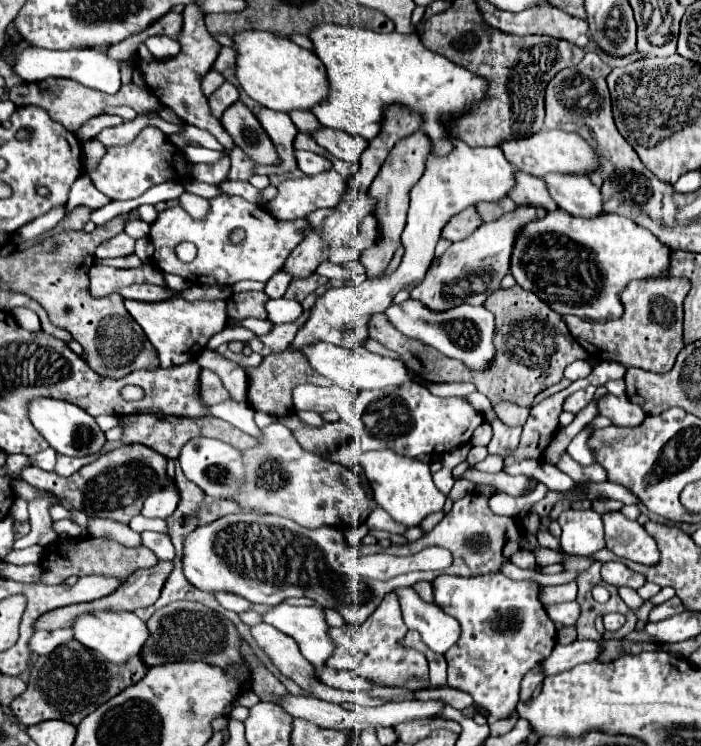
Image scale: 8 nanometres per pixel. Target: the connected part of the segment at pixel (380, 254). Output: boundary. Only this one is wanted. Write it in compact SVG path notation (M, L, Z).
M416 132L410 134L408 138L402 138L400 142L396 142L396 146L392 148L392 154L388 154L388 158L384 160L384 164L380 166L380 172L376 174L374 182L372 182L372 196L378 200L378 208L376 208L376 218L380 218L380 242L368 250L362 252L360 260L366 266L366 274L368 278L380 278L384 276L394 250L400 246L400 234L406 226L406 212L408 212L408 194L412 190L412 186L422 178L424 174L424 160L430 152L430 138L424 132Z

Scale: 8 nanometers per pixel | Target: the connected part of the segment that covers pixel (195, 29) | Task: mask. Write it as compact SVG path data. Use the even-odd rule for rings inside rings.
M198 4L186 6L184 12L182 12L182 18L184 18L184 24L182 24L182 30L178 34L178 42L180 42L182 50L168 60L152 60L150 64L144 62L142 58L136 58L136 68L142 72L148 90L164 106L168 106L184 124L190 124L190 126L196 126L196 128L210 132L220 144L224 144L226 150L230 150L230 148L234 148L234 142L232 142L230 134L224 130L224 126L212 116L212 112L208 108L208 100L206 100L206 96L202 94L202 88L200 88L202 78L212 68L212 64L218 56L220 44L206 30L204 14L200 12Z

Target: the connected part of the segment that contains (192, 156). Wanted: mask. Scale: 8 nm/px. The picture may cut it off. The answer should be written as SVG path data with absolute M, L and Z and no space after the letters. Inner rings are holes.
M186 146L180 150L184 154L186 160L198 164L198 162L216 162L220 160L220 156L224 156L226 152L214 152L214 150L206 150L206 148L200 148L200 146Z

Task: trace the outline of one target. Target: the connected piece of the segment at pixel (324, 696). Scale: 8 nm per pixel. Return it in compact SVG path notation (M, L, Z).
M256 624L256 626L250 626L250 634L252 634L252 638L256 640L256 644L266 652L266 656L272 660L272 664L282 672L282 676L286 676L286 678L290 678L290 680L294 680L302 690L306 690L306 692L310 692L314 698L320 698L320 700L324 700L324 702L331 702L336 704L342 704L344 702L358 704L358 706L362 707L374 707L380 706L380 704L386 704L388 700L386 698L380 698L380 696L370 696L365 692L349 692L342 691L338 689L334 689L332 687L326 686L322 684L322 682L318 682L316 680L316 676L314 676L314 668L310 666L310 662L300 654L300 650L298 650L298 646L296 646L296 642L290 638L290 636L286 636L284 632L280 632L280 630L276 630L274 626L268 626L268 624Z

